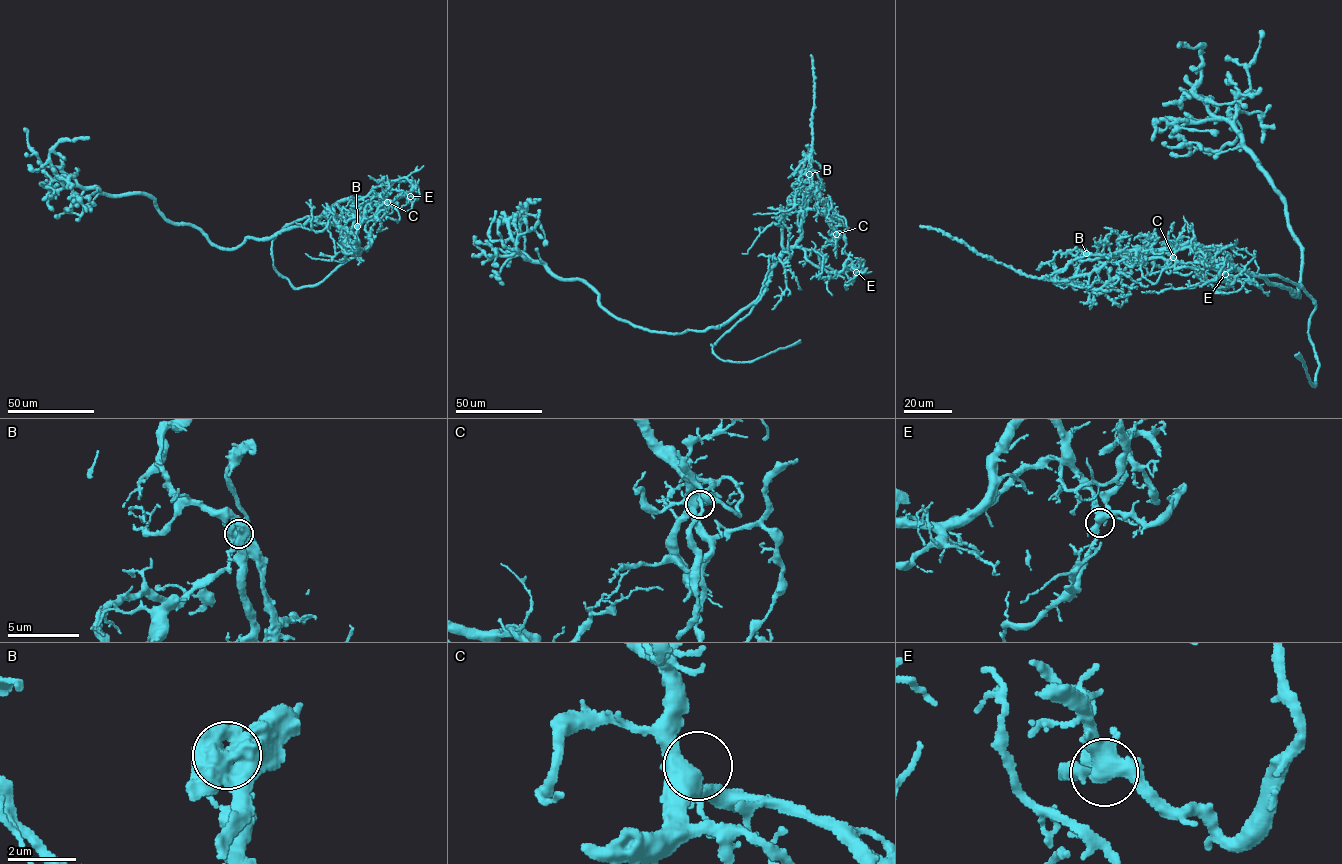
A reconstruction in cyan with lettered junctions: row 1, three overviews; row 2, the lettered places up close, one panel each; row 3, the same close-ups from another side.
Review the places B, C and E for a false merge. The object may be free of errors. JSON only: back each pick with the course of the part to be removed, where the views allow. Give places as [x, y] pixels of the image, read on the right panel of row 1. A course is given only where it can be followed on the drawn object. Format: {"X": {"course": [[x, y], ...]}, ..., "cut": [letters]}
{"B": {"course": [[1086, 254], [1048, 276], [1032, 278], [978, 255], [961, 240], [920, 225]]}, "cut": ["B"]}

